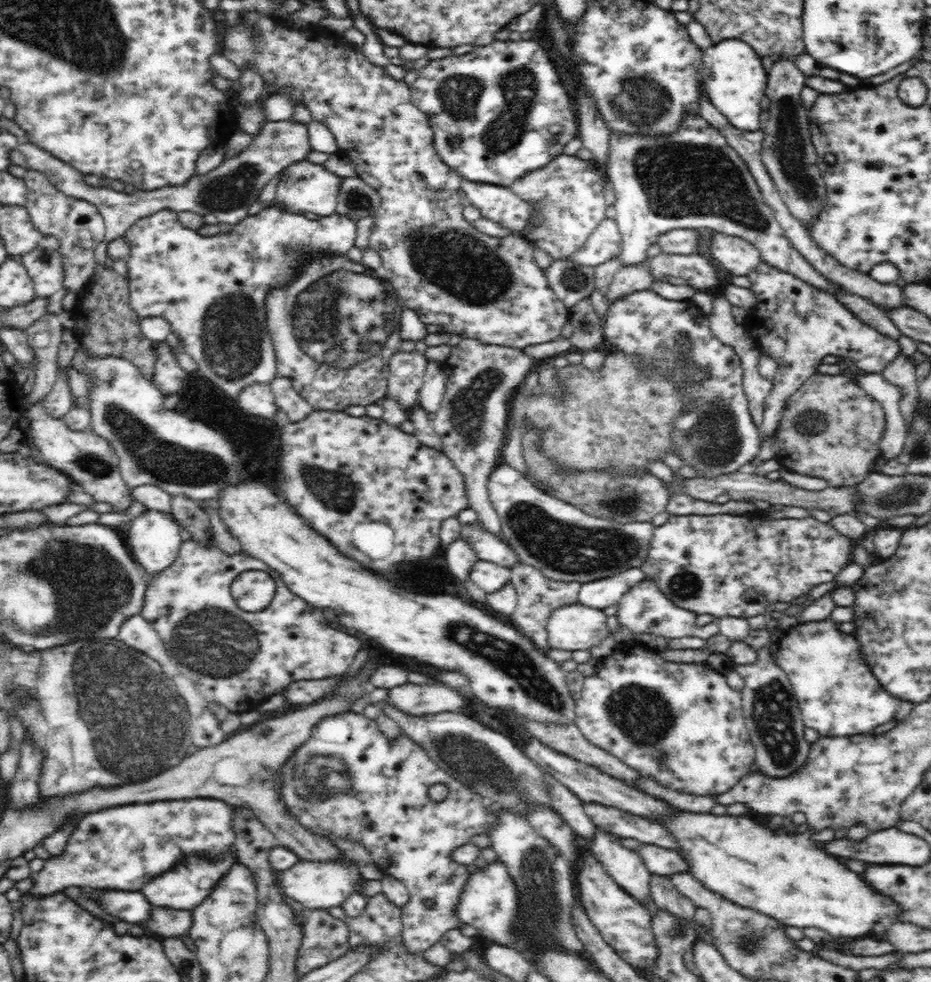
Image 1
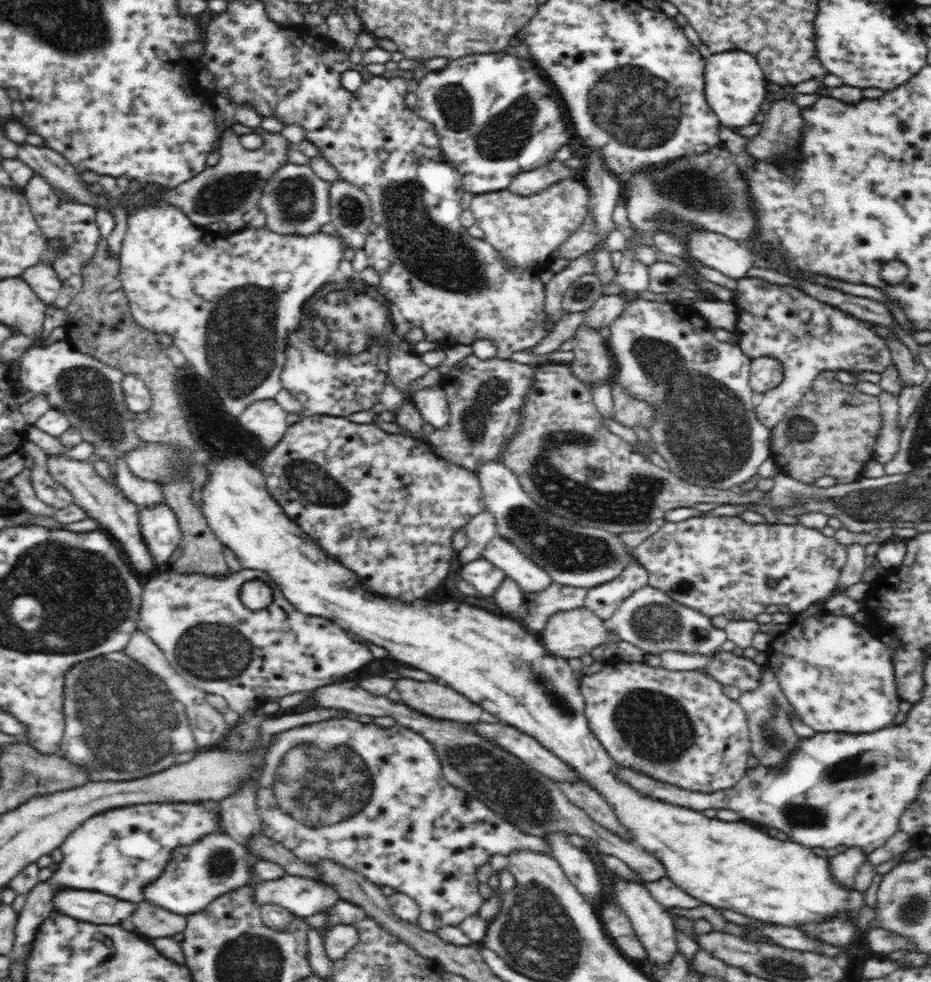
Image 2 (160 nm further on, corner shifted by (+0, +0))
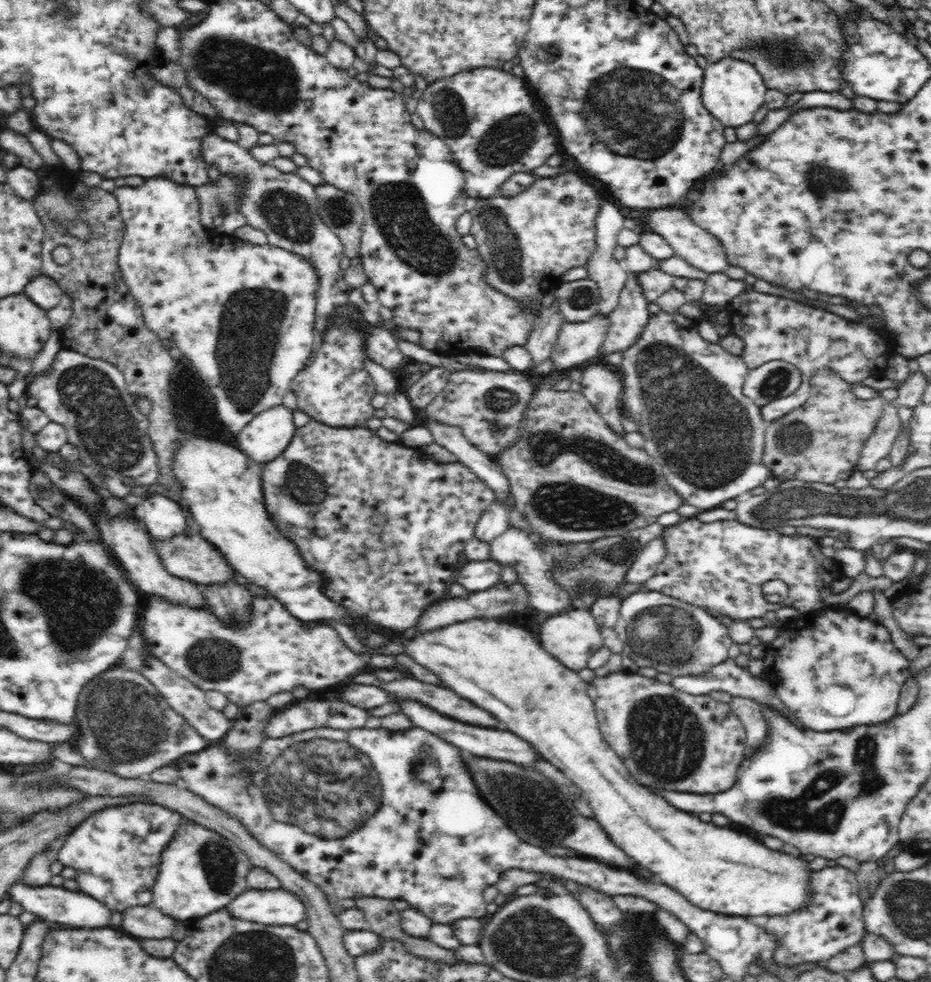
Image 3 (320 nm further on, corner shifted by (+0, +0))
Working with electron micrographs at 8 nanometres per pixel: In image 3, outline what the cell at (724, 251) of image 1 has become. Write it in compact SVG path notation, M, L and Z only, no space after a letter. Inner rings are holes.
M670 207L650 210L646 214L646 225L643 232L656 233L662 236L673 248L673 256L683 258L702 272L708 274L722 273L730 265L727 264L727 255L722 243L703 227L698 226L682 209Z

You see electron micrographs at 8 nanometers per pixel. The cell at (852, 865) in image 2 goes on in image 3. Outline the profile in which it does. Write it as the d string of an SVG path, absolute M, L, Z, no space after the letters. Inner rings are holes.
M836 865L825 867L820 872L812 874L811 901L805 907L790 914L749 919L775 936L777 945L769 954L777 966L821 964L861 942L865 935L863 906L857 875L843 866Z

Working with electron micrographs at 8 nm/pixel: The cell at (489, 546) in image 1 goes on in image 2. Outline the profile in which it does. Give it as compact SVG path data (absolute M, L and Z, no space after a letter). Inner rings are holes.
M492 538L484 550L483 558L500 568L506 577L512 578L524 596L546 591L553 584L540 566L536 566L506 538Z

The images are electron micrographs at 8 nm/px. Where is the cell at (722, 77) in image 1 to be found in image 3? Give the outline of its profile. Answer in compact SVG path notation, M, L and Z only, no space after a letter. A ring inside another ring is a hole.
M724 58L719 62L709 64L704 69L704 80L701 90L703 107L714 118L718 118L724 127L736 129L748 124L754 116L754 112L764 105L766 90L765 82L762 80L756 68L748 62Z

